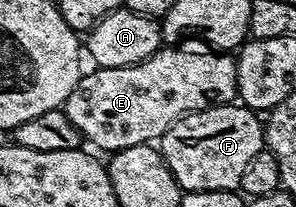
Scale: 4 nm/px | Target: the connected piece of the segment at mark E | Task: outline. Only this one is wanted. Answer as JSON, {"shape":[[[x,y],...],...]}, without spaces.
{"shape":[[[165,45],[160,51],[156,51],[151,57],[147,57],[142,63],[132,63],[126,67],[97,67],[93,72],[82,74],[81,80],[75,85],[75,89],[67,97],[67,101],[63,105],[65,116],[71,121],[71,125],[75,125],[75,129],[79,129],[82,140],[94,143],[97,147],[102,147],[105,153],[112,153],[119,149],[127,149],[131,145],[139,145],[140,143],[153,143],[160,140],[165,130],[172,125],[176,119],[182,115],[189,115],[193,111],[205,111],[208,107],[216,107],[218,105],[229,105],[237,99],[237,60],[232,54],[218,53],[213,49],[204,49],[205,51],[184,51],[181,45]]]}

